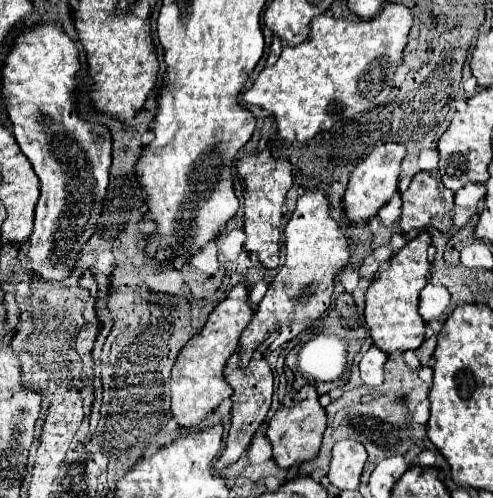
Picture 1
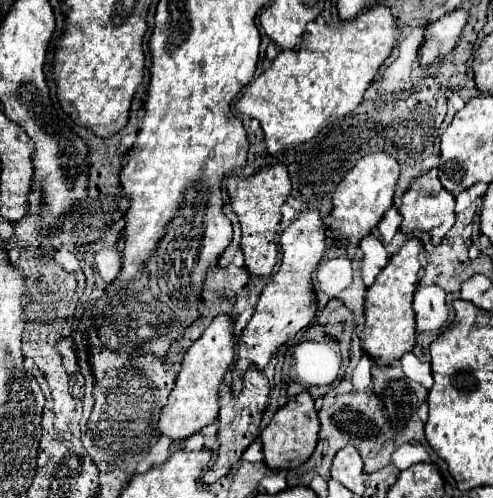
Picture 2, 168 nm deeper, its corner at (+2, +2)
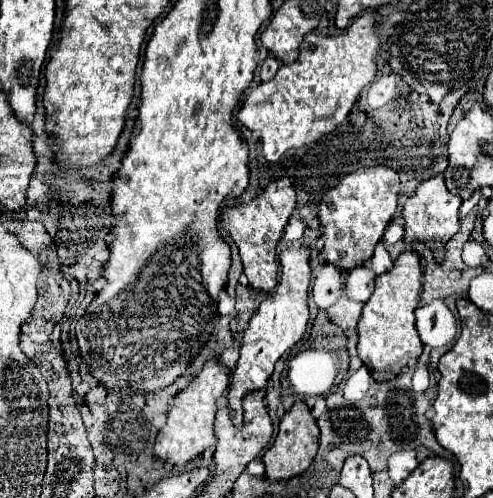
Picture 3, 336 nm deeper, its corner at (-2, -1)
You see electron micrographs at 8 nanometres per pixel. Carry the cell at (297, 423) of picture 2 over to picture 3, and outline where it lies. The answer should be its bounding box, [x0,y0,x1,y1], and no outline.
[262,401,320,481]

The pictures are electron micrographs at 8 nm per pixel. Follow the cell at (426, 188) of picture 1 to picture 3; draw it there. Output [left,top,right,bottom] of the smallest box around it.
[402,175,462,263]

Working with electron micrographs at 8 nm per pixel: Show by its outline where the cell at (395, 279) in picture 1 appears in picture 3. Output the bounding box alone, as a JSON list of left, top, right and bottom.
[358,251,422,375]

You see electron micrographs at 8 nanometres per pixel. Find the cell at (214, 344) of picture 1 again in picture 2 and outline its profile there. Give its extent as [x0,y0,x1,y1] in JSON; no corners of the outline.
[160,314,234,440]

